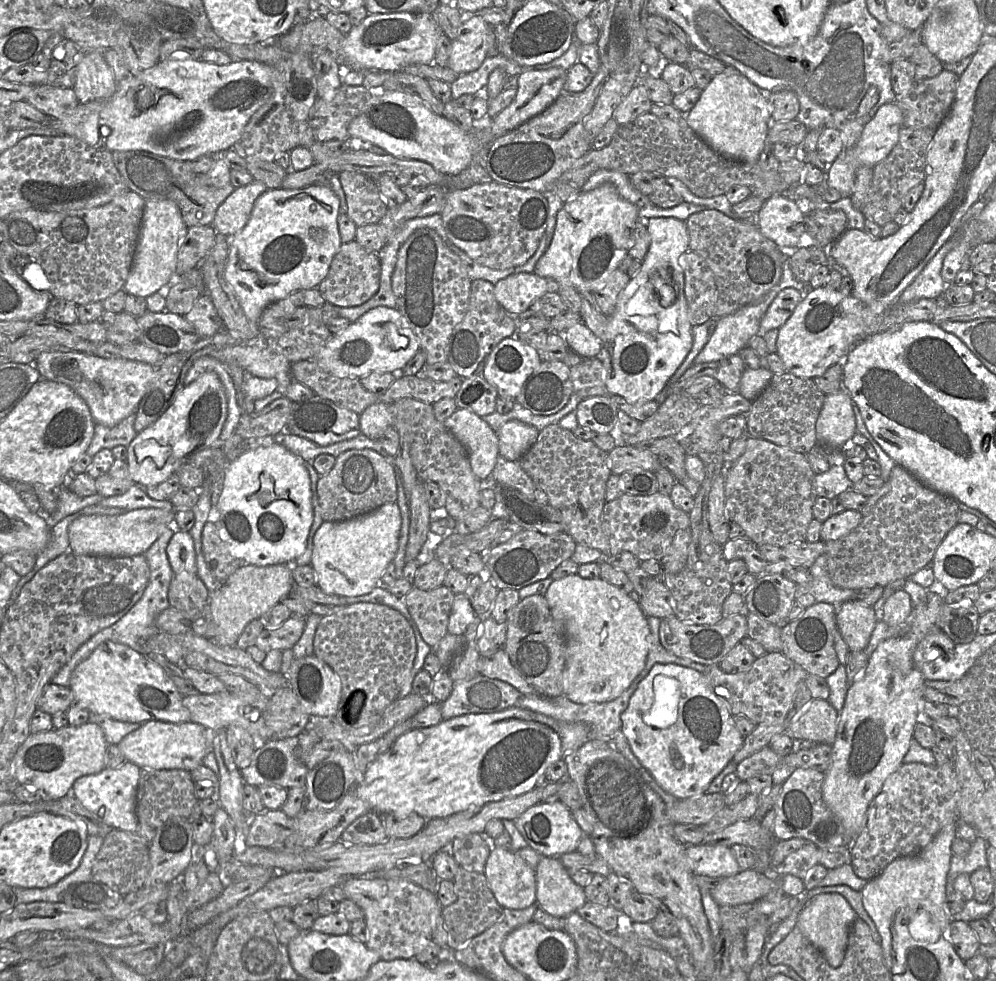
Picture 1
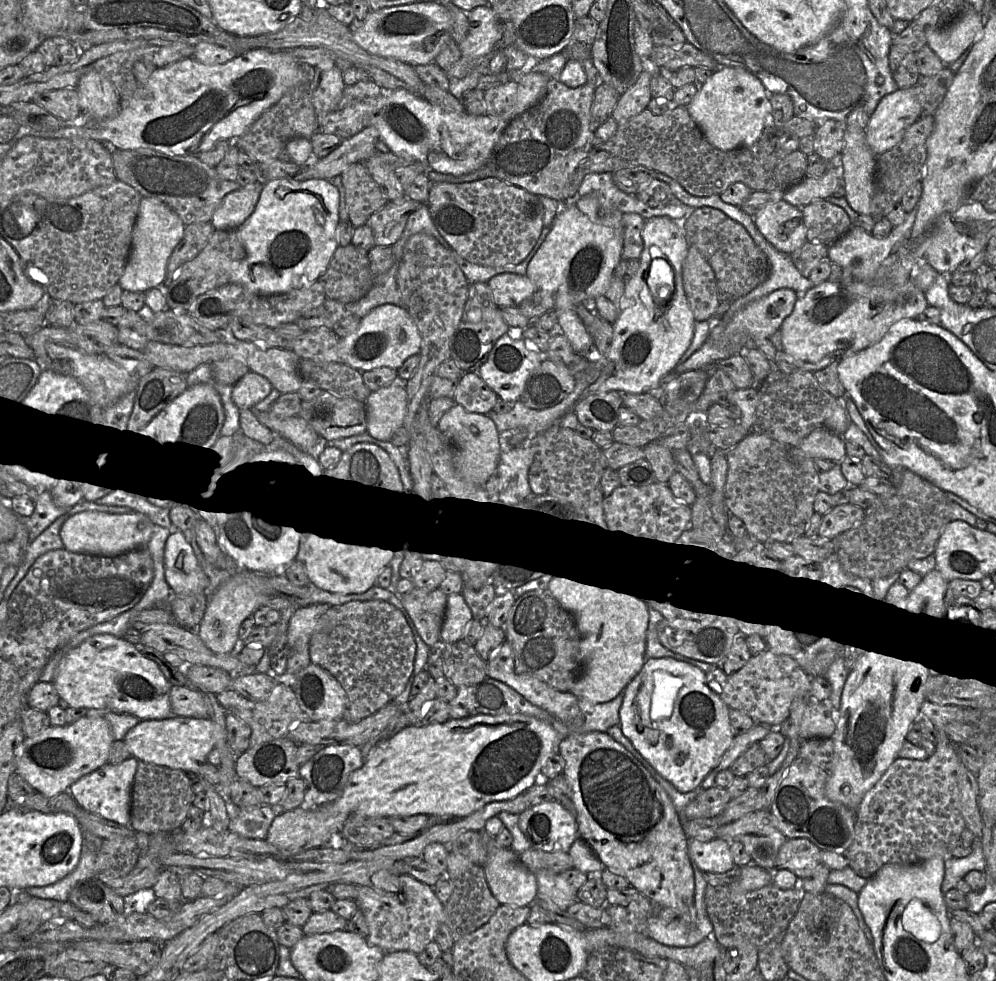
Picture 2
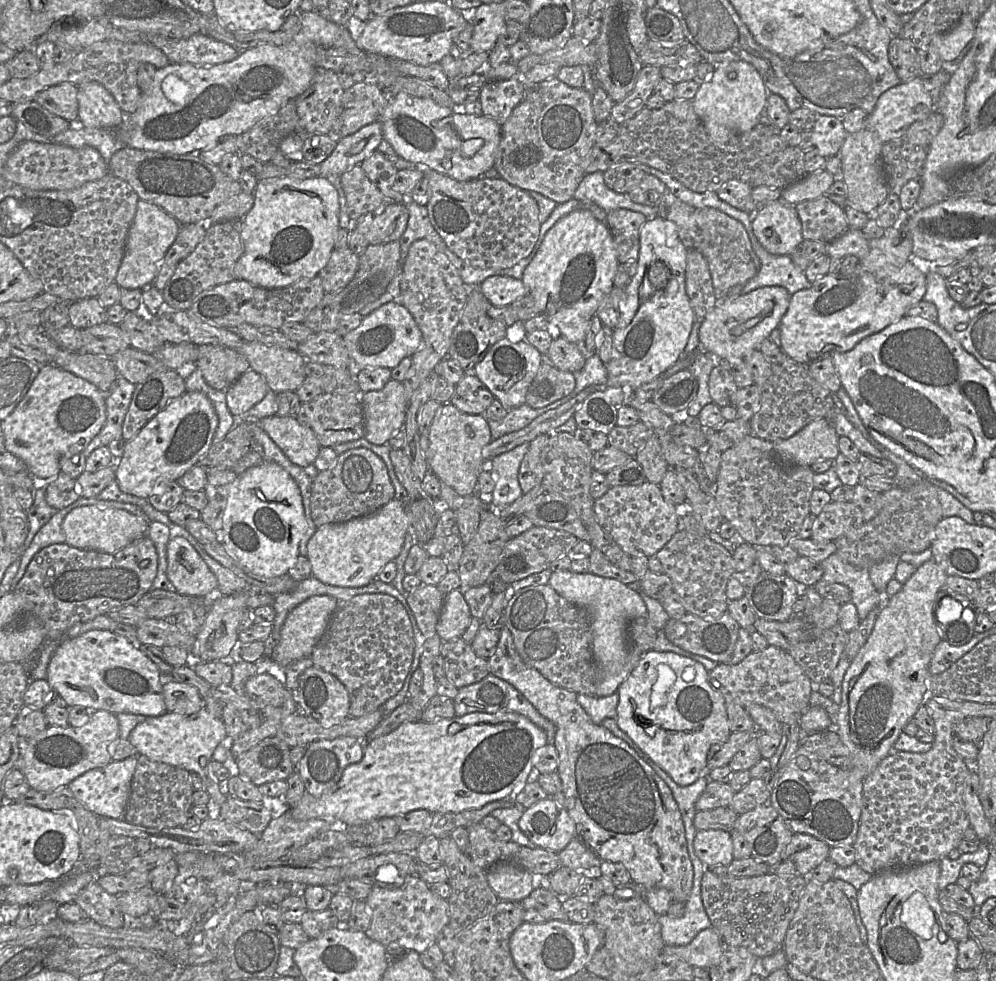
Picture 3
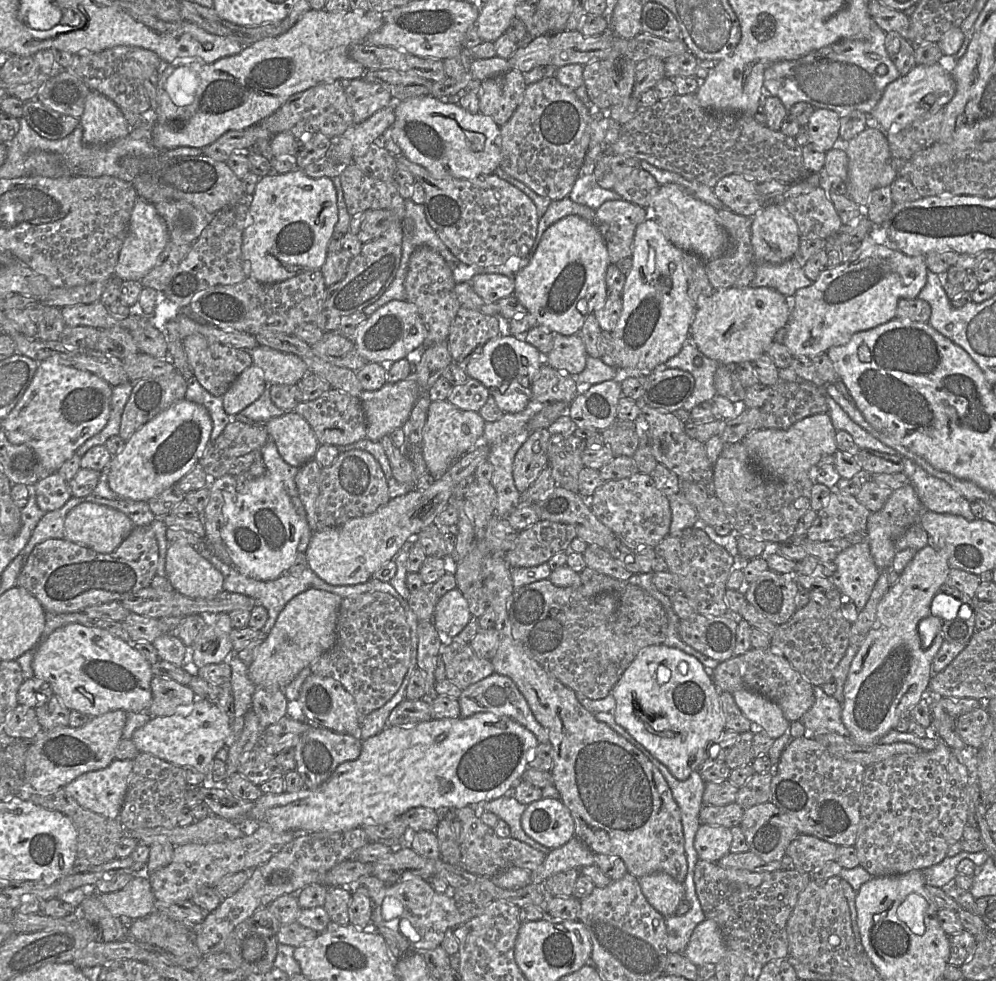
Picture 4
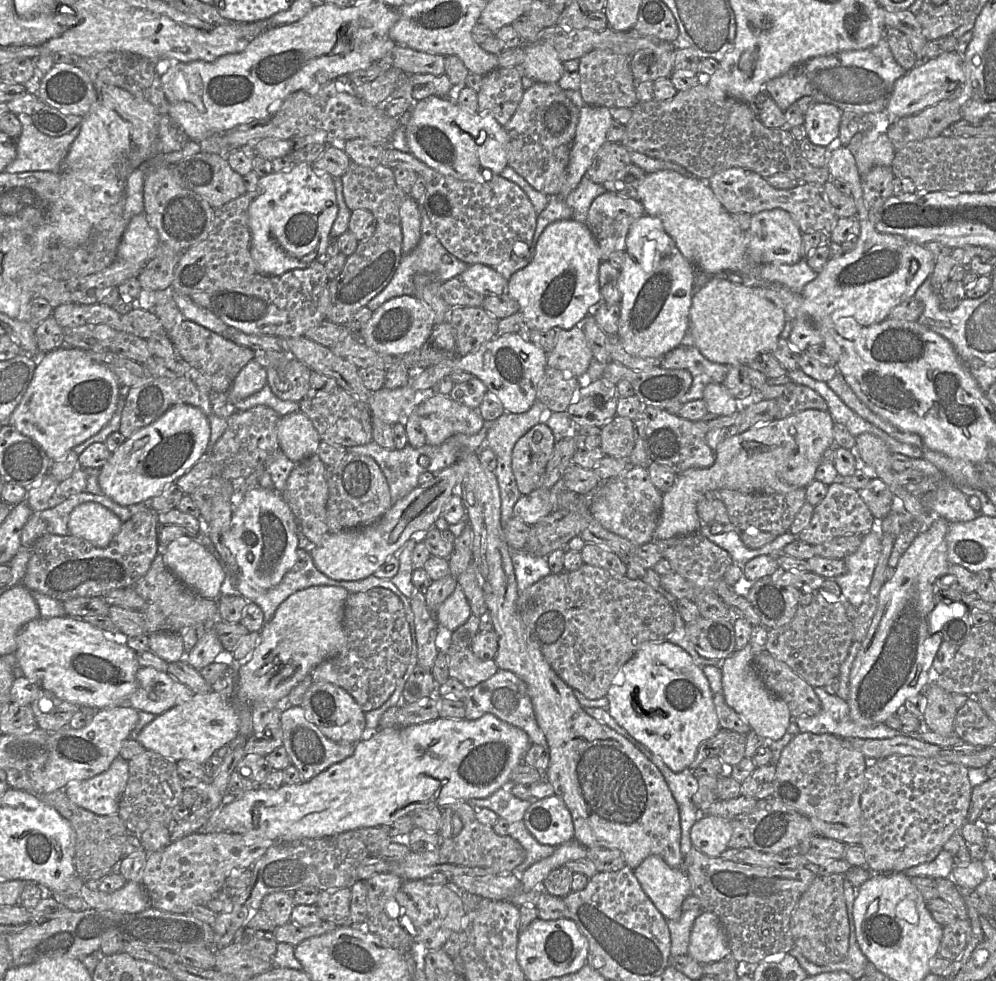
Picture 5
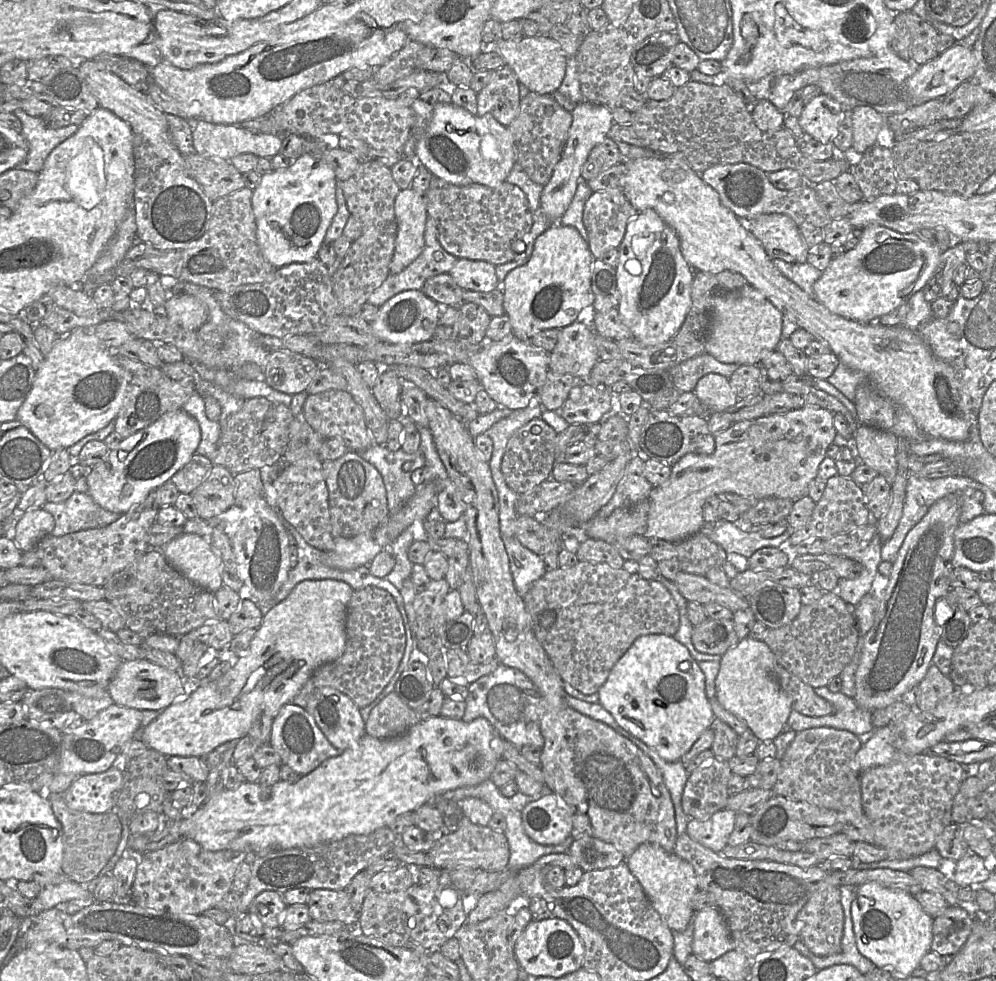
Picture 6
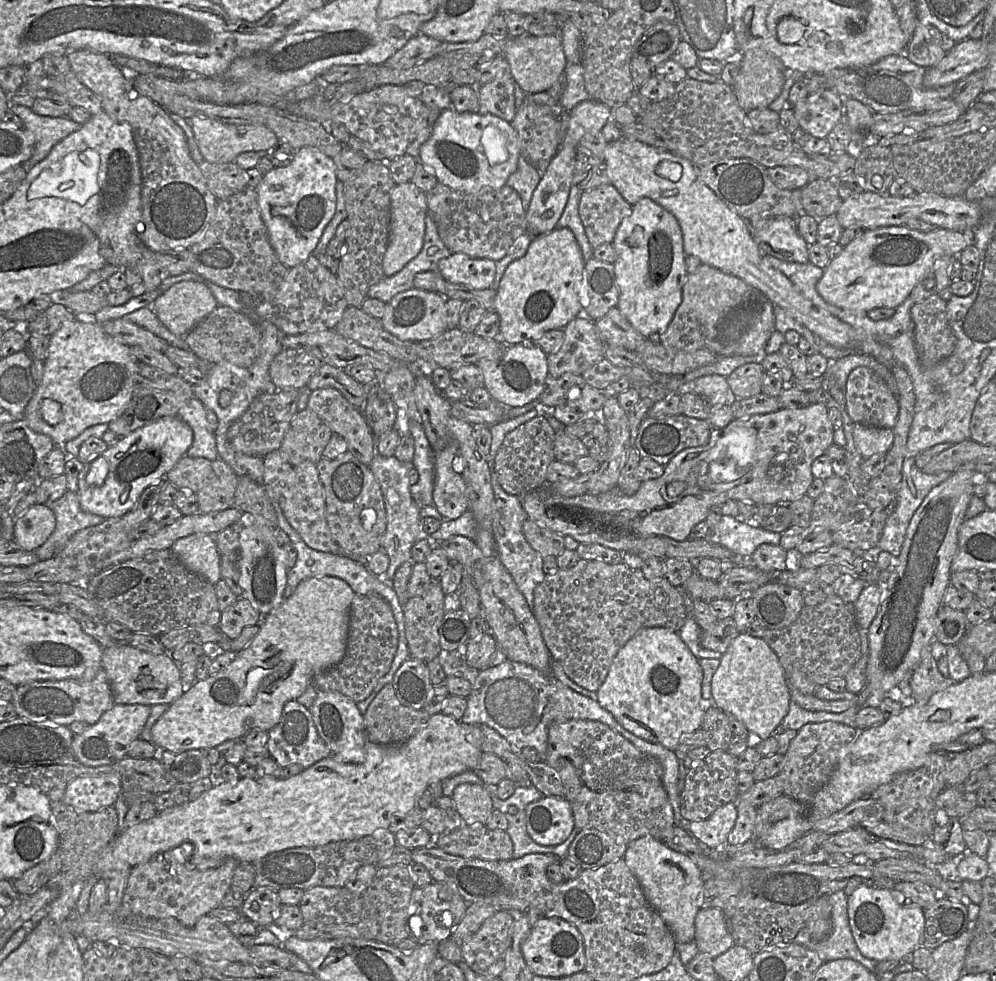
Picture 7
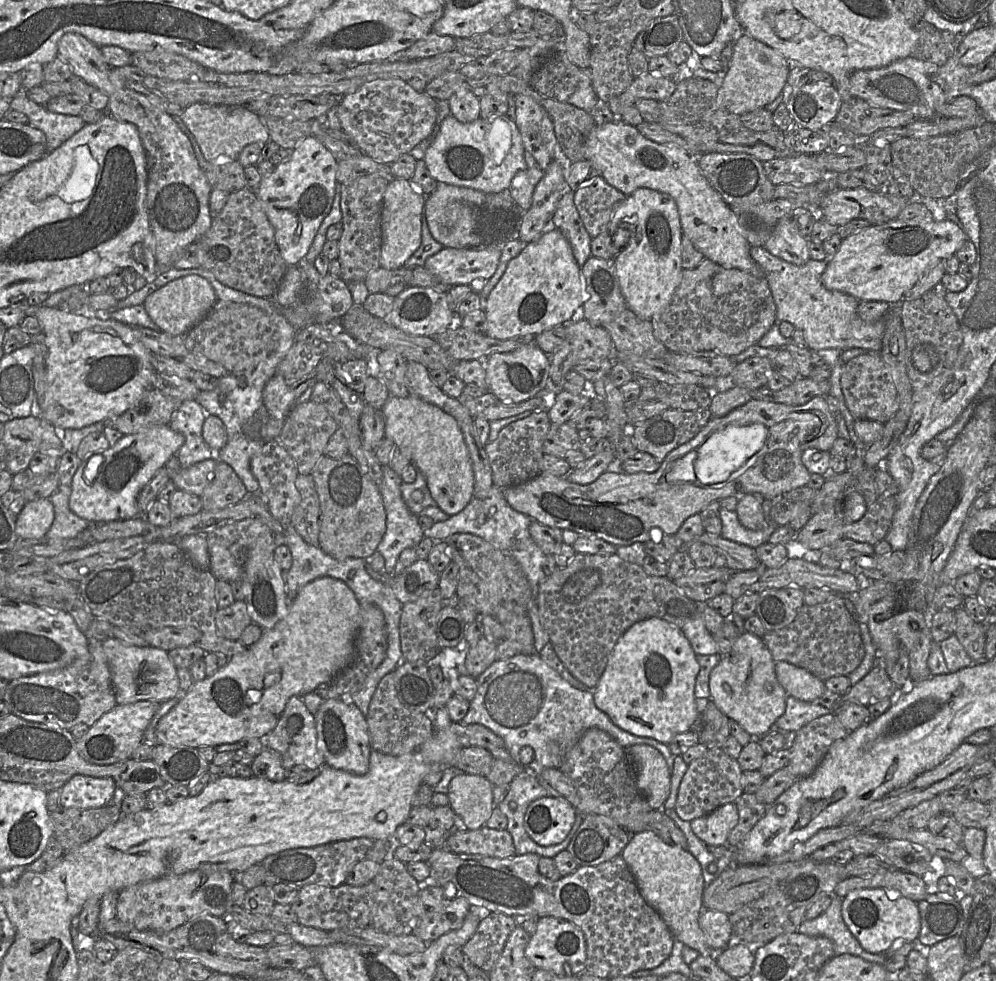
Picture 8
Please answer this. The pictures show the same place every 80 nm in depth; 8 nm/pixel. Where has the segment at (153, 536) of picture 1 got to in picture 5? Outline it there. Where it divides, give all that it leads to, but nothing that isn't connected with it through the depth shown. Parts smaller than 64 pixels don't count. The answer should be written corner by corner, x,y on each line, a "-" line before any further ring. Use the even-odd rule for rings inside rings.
95,502
77,505
70,513
69,534
104,548
119,532
122,521
112,511

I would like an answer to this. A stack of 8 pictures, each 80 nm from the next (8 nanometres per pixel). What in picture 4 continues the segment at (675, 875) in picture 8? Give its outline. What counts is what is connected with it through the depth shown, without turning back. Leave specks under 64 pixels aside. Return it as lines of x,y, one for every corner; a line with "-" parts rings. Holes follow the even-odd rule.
655,872
638,879
648,903
663,917
675,914
679,903
685,899
684,883
664,872

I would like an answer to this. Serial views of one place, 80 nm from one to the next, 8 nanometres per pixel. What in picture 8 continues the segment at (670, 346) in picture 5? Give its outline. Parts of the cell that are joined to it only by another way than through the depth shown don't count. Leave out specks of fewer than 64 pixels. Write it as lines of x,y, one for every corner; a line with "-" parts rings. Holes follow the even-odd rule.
639,188
627,196
615,211
606,232
611,234
619,228
629,230
629,240
613,258
615,274
627,308
638,317
651,320
662,312
671,302
674,293
682,279
681,238
682,228
679,220
677,205
667,194
649,189

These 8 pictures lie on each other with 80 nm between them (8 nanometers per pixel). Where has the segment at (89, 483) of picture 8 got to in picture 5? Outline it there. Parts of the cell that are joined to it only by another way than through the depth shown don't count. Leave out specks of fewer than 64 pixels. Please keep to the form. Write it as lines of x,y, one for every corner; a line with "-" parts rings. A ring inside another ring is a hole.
186,403
173,406
111,453
98,476
102,495
121,506
148,503
205,457
210,432
208,419
199,408

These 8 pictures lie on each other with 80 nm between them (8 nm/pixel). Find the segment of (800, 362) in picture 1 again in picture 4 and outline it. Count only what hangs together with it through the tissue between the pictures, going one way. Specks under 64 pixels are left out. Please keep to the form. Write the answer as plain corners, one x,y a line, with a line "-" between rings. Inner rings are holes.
868,234
853,252
849,262
827,267
810,286
800,288
794,294
794,307
785,325
787,332
783,344
796,356
814,357
832,346
846,344
853,334
869,330
895,318
901,299
915,299
927,281
925,255
909,256
898,249
877,244

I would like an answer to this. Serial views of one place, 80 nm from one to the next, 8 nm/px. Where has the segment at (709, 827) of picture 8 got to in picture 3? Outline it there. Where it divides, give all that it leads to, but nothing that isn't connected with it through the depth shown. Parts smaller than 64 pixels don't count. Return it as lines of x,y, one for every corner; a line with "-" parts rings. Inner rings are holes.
697,830
693,848
696,856
708,867
728,866
733,858
731,833
724,830

